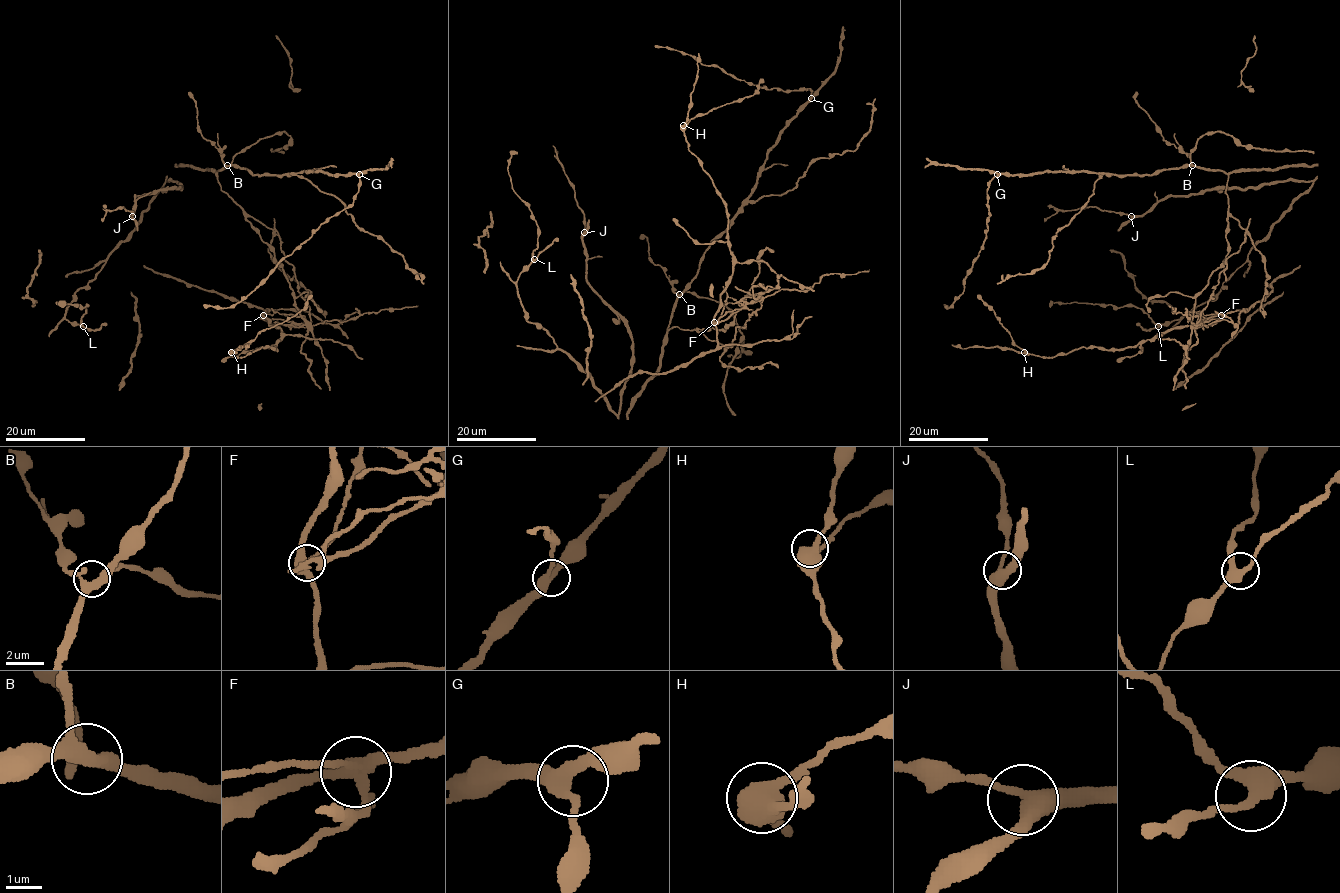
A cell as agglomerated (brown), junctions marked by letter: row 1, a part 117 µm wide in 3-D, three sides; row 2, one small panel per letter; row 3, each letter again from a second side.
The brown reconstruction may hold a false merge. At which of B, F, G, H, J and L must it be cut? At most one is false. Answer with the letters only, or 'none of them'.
F

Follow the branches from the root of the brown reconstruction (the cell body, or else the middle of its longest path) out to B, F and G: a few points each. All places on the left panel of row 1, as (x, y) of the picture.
B: (242, 209), (221, 188), (218, 180), (217, 172), (227, 165)
F: (242, 209), (244, 218), (282, 268), (293, 291), (295, 305), (309, 325), (284, 319), (264, 319), (263, 314)
G: (242, 209), (221, 188), (217, 172), (223, 167), (236, 165), (252, 174), (301, 171), (359, 174)

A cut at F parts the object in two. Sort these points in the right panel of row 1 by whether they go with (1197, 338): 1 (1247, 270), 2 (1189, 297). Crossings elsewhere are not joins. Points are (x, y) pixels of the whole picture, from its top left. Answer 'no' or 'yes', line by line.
1: no
2: no

